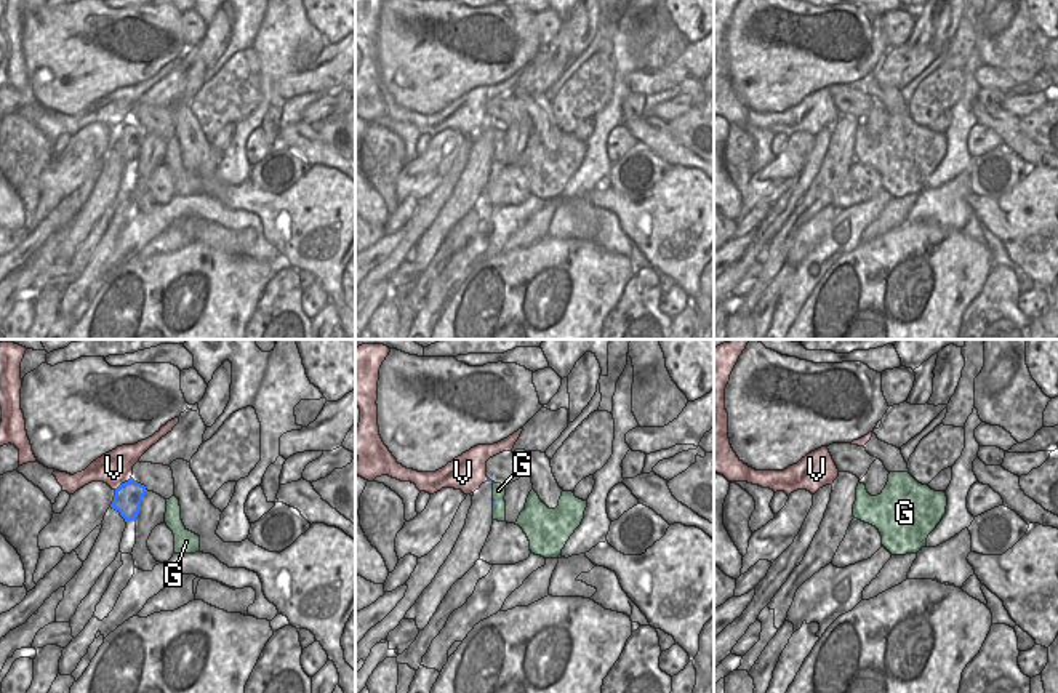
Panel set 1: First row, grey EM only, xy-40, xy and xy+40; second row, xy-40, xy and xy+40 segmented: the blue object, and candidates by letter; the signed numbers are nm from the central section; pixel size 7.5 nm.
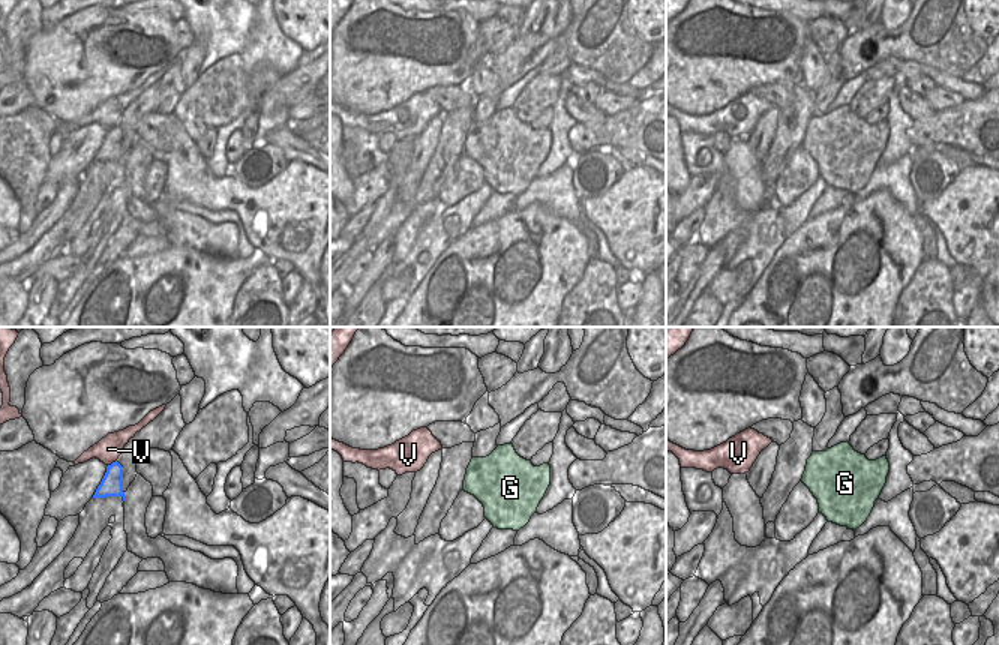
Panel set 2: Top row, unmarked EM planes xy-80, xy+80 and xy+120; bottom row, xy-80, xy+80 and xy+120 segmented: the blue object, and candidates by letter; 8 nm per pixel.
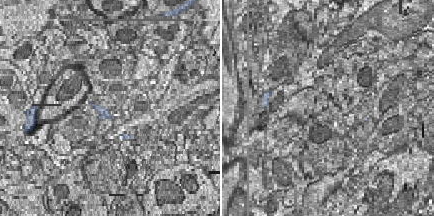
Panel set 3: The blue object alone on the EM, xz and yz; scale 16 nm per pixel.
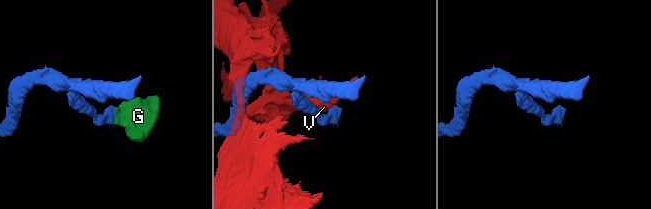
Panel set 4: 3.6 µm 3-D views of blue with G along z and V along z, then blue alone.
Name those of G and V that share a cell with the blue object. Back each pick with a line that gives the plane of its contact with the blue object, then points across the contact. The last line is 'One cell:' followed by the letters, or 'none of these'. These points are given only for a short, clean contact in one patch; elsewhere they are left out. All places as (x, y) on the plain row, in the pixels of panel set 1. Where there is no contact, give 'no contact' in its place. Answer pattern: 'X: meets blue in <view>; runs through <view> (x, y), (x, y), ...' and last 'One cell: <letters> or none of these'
G: meets blue in xy; runs through xy (493, 143), (493, 144), (498, 132)
One cell: G

